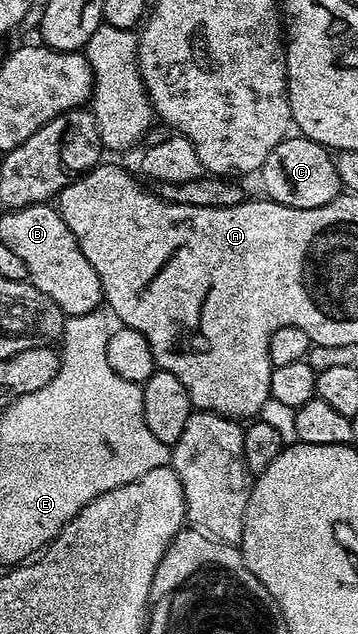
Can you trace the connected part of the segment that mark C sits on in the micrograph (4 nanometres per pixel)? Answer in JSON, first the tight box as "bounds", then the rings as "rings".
{"bounds":[261,135,341,209],"rings":[[[289,135],[281,143],[277,143],[277,147],[269,151],[269,159],[265,159],[261,176],[263,189],[267,192],[264,194],[285,207],[298,209],[321,207],[341,193],[337,167],[327,146],[318,145],[302,135]]]}

